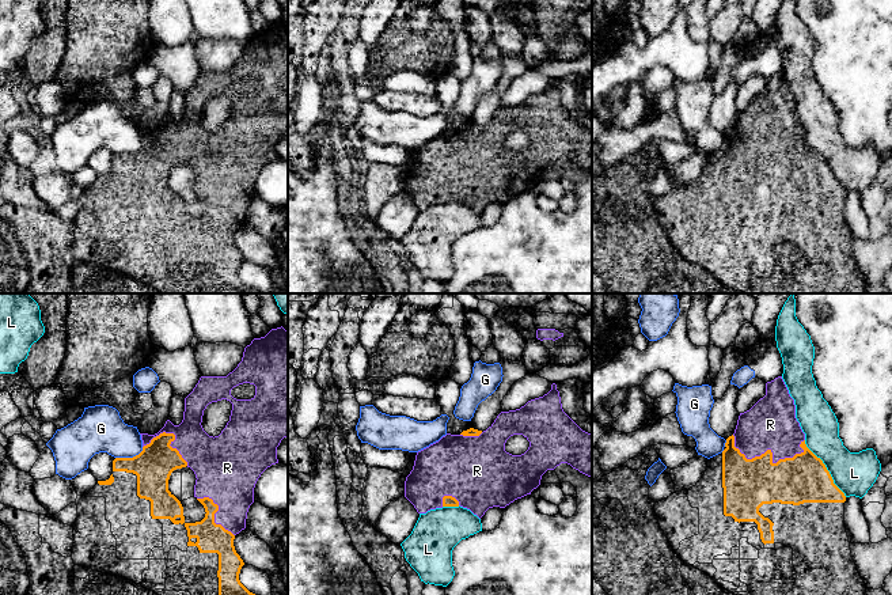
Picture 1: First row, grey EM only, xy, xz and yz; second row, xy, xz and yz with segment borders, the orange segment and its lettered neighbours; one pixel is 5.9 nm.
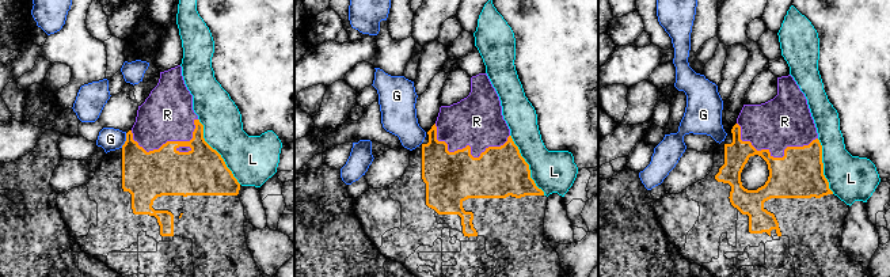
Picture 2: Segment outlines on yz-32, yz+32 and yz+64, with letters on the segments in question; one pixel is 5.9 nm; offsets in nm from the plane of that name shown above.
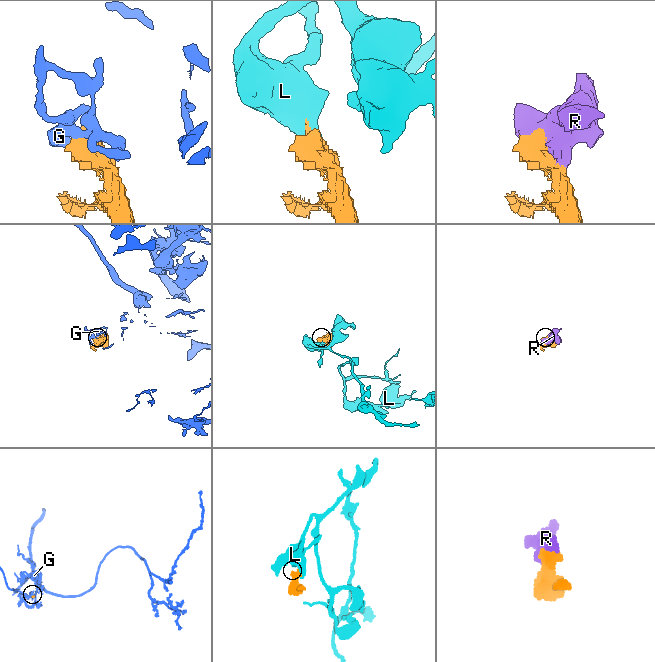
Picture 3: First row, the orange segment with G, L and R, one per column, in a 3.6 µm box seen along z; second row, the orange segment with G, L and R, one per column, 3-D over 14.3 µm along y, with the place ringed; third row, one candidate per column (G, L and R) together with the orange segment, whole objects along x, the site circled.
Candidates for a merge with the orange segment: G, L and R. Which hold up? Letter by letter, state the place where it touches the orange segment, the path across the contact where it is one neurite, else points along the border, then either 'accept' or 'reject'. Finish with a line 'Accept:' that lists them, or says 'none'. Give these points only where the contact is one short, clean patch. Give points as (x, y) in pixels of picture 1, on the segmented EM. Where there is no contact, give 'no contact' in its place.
G: xy (129, 458) | along xy (143, 447), (132, 457), (116, 458) | reject
L: yz (826, 469) | reject
R: yz (767, 450) | accept
Accept: R

